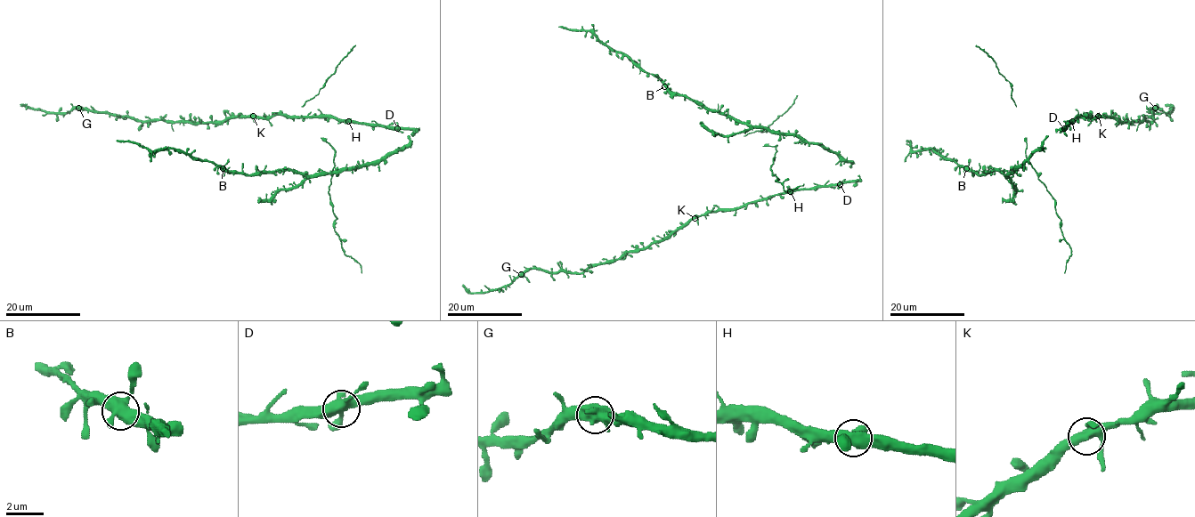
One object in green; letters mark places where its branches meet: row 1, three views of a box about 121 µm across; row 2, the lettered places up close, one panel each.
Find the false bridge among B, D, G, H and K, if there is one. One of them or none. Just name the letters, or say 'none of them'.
none of them

